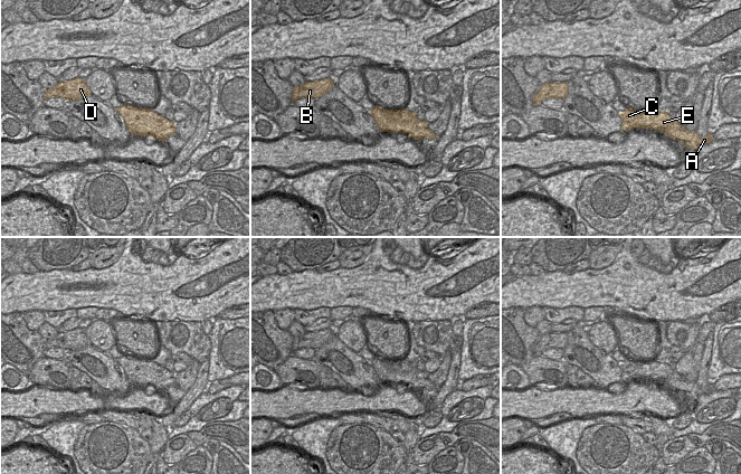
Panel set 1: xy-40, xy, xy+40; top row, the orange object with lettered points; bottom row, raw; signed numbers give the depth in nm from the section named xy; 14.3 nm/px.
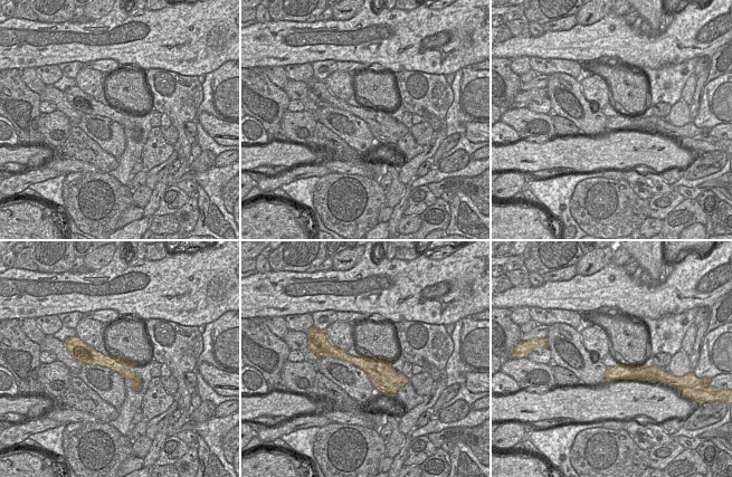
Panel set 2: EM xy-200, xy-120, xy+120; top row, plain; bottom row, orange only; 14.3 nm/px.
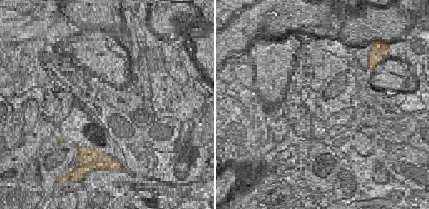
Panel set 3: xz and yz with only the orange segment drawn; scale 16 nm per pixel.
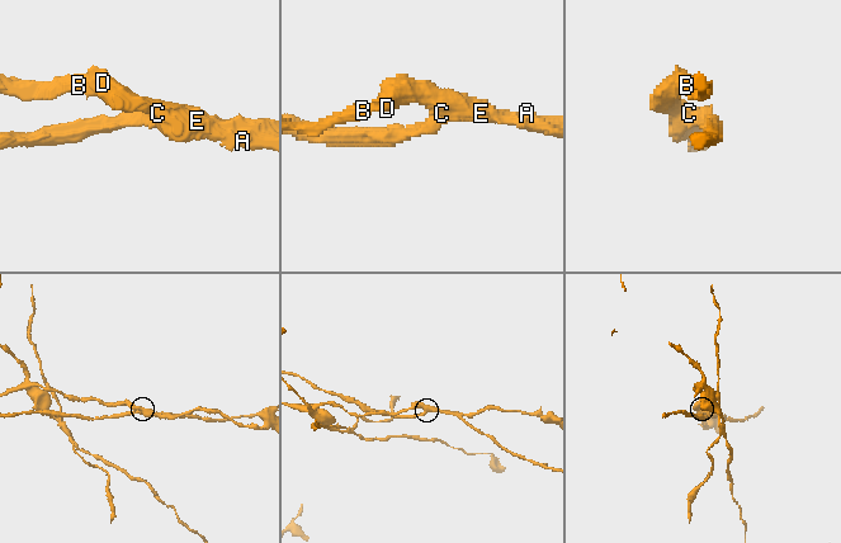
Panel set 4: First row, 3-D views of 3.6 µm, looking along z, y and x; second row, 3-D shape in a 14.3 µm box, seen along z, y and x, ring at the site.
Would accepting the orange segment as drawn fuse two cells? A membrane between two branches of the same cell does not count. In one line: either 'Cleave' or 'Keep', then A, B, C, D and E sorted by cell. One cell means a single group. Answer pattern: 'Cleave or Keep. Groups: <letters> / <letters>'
Cleave. Groups: A B C D / E

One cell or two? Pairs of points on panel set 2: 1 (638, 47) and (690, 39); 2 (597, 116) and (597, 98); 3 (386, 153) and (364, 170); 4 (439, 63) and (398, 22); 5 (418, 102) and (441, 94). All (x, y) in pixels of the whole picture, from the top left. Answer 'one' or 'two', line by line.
1: one
2: two
3: two
4: one
5: one

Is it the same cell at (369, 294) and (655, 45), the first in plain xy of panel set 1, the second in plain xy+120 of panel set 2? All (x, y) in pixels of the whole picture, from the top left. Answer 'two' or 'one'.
one

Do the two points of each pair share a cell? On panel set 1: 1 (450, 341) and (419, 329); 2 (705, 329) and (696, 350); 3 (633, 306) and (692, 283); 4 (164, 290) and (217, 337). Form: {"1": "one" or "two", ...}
{"1": "one", "2": "one", "3": "one", "4": "two"}

